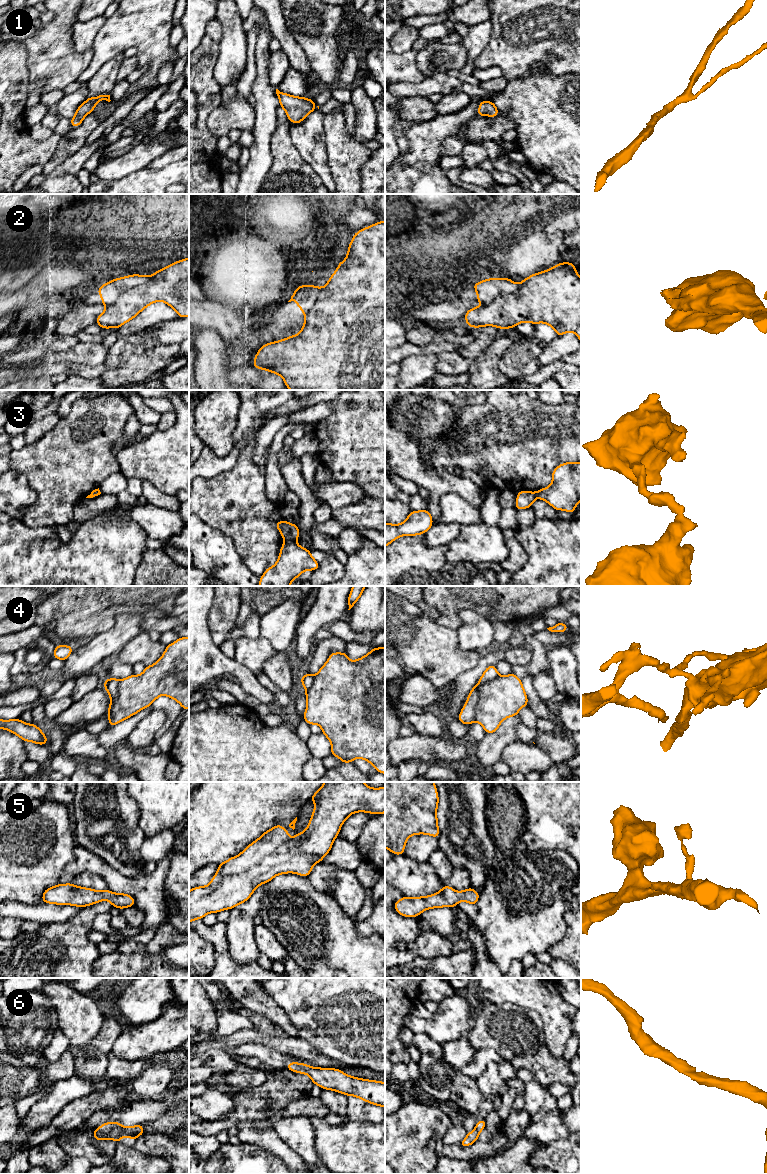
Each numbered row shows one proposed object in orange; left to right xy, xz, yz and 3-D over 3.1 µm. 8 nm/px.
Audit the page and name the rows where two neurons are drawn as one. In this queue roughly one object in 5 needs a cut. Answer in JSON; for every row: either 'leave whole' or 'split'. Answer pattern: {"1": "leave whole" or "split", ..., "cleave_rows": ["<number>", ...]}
{"1": "leave whole", "2": "split", "3": "split", "4": "split", "5": "leave whole", "6": "leave whole", "cleave_rows": ["2", "3", "4"]}

